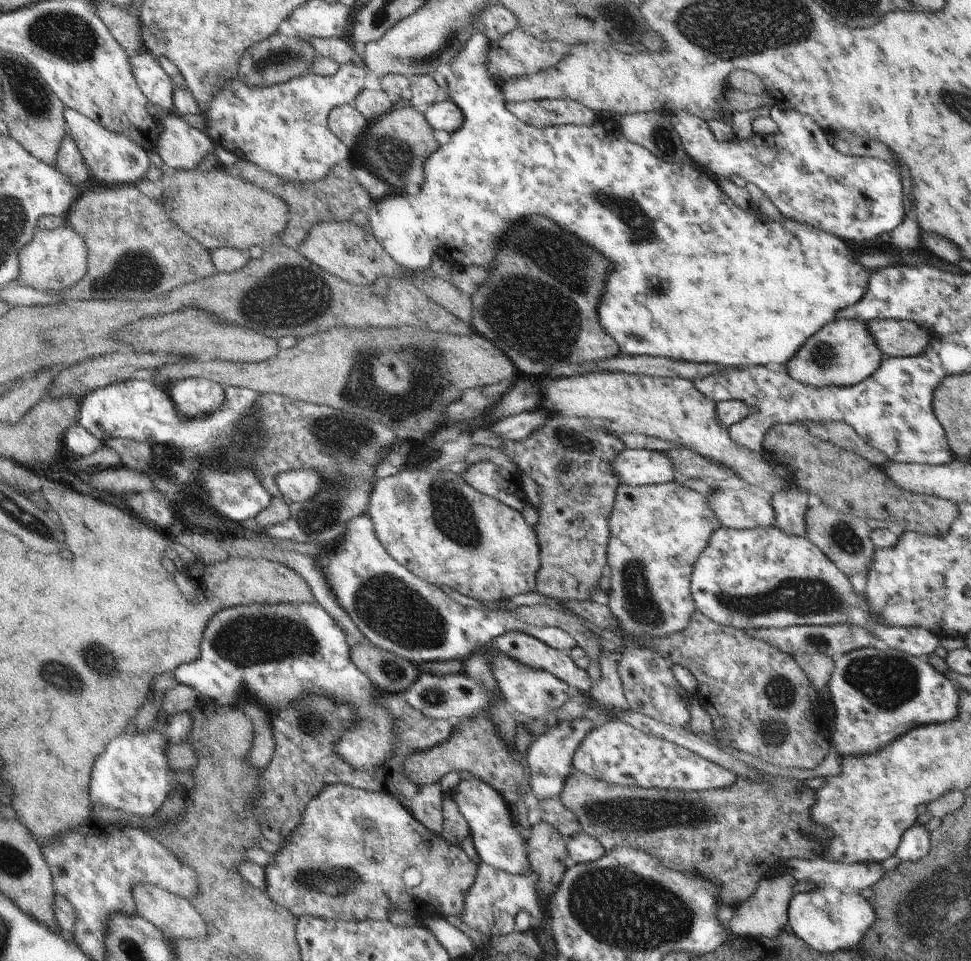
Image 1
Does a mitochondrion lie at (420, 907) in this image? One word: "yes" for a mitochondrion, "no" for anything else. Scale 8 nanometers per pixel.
no

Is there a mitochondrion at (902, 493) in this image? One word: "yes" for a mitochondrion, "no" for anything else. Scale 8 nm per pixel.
no

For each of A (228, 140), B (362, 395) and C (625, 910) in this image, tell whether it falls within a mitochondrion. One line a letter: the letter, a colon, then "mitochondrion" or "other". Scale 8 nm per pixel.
A: other
B: mitochondrion
C: mitochondrion

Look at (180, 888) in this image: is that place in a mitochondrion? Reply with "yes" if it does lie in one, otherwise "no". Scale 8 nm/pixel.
no

